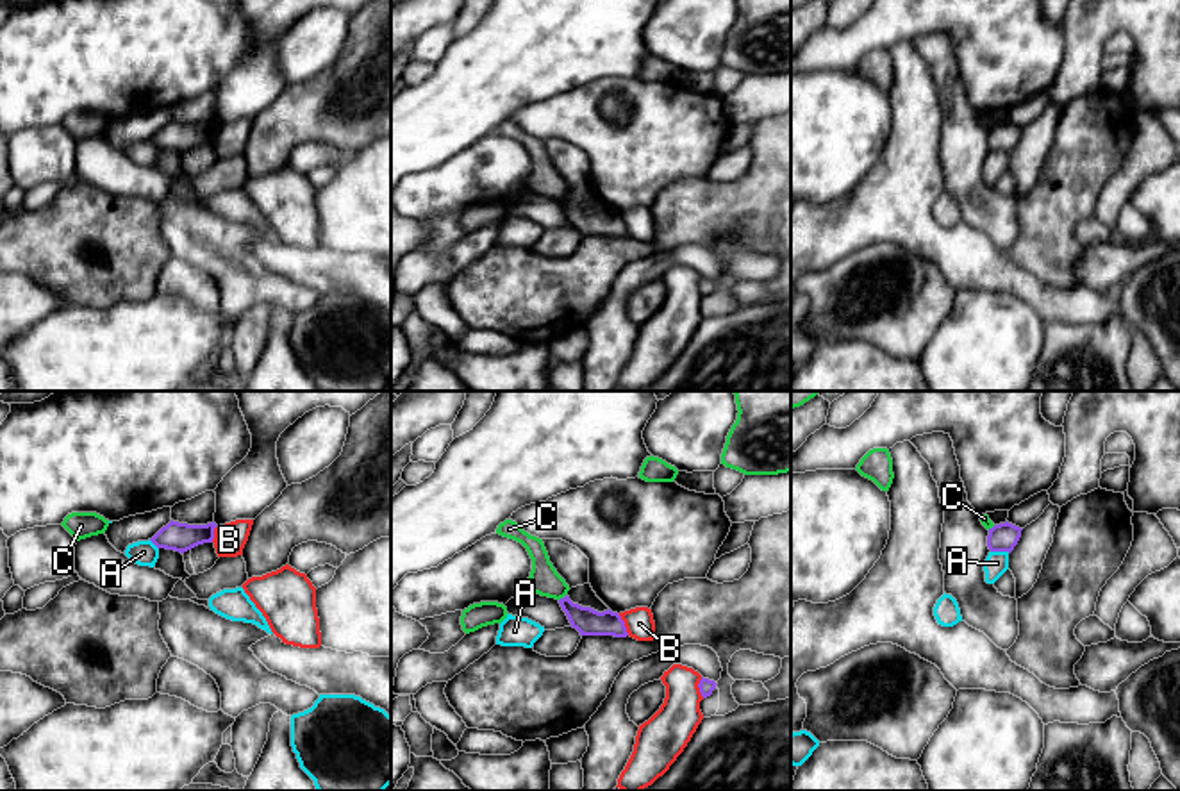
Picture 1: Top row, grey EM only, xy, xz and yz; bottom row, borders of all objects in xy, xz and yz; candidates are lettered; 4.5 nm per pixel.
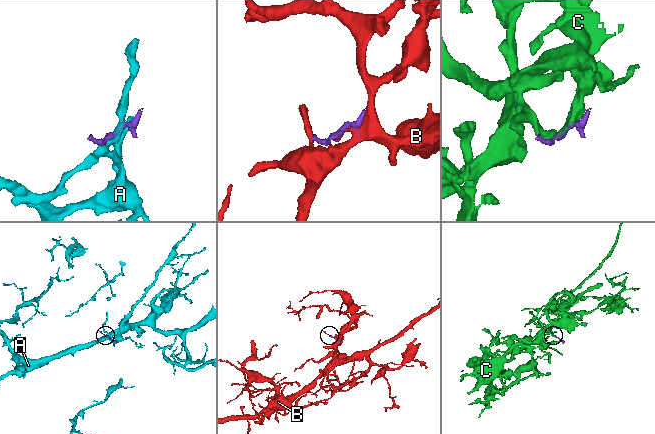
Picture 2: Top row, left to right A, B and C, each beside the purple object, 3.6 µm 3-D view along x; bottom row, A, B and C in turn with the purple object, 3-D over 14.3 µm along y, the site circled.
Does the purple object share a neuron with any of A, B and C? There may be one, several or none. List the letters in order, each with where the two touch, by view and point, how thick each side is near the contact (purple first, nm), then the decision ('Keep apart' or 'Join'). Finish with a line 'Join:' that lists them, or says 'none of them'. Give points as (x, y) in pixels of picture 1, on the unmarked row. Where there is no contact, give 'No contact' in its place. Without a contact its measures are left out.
A: Touches purple at yz (1000, 150). Thickness 130 nm (purple) against 110 nm. Keep apart
B: Touches purple at xz (623, 225). Thickness 120 nm (purple) against 130 nm. Keep apart
C: Touches purple at xz (565, 197). Thickness 120 nm (purple) against 140 nm. Keep apart
Join: none of them

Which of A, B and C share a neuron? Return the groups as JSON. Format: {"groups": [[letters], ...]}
{"groups": [["A"], ["B"], ["C"]]}

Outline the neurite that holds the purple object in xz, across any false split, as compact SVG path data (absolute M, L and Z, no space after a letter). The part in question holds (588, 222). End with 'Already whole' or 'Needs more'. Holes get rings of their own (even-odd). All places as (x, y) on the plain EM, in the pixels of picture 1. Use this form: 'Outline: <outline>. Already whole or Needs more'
Outline: M568 195L561 198L559 204L566 212L571 227L577 229L580 236L628 236L625 221L618 212L612 212L611 209L598 212L591 207L573 204Z. Already whole

